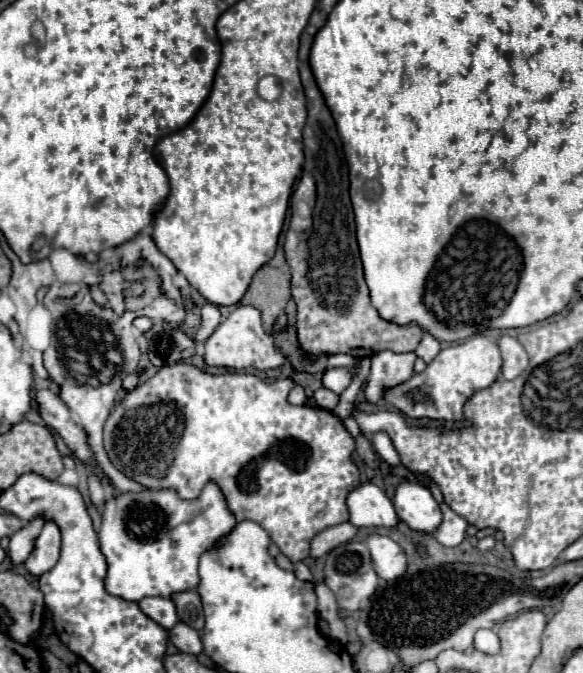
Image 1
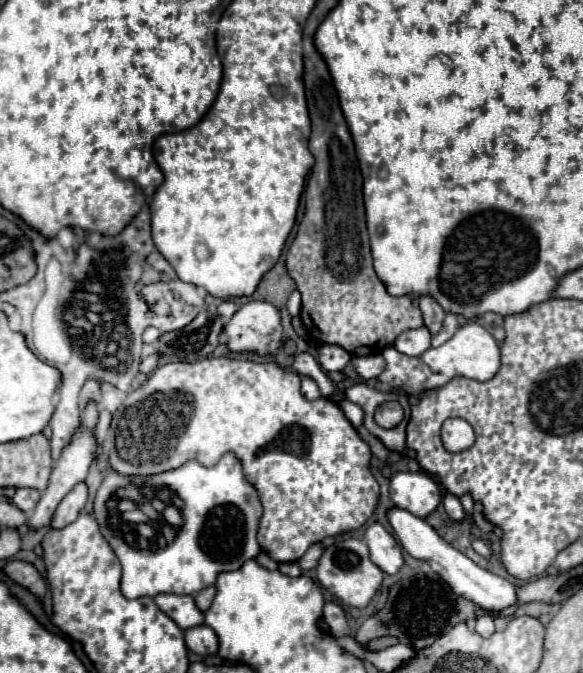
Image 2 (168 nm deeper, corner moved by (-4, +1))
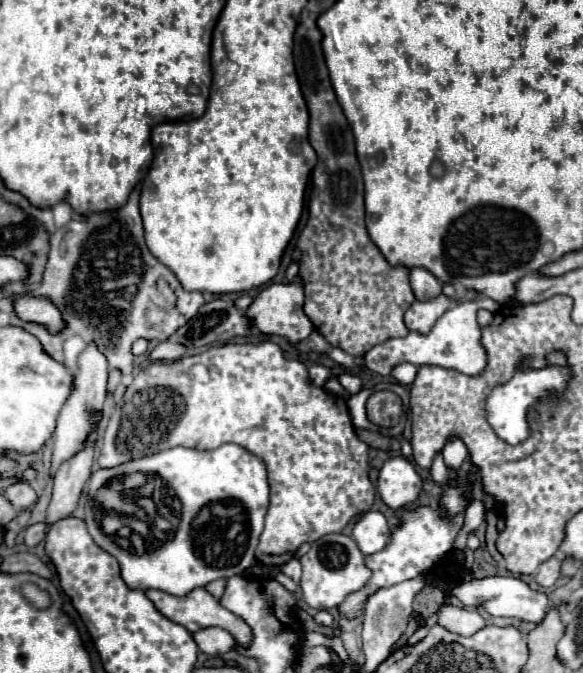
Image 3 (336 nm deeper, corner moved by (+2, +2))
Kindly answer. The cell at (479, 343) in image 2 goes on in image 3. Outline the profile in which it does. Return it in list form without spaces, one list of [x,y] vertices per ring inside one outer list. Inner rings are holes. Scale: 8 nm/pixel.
[[[487,297],[459,302],[459,304],[451,306],[435,322],[435,326],[429,330],[429,334],[409,332],[403,338],[391,338],[391,340],[375,346],[373,350],[369,350],[365,354],[365,366],[381,376],[387,376],[397,364],[403,364],[403,362],[411,362],[417,366],[435,364],[435,366],[459,370],[469,376],[477,376],[483,372],[483,368],[487,364],[487,354],[485,354],[485,348],[481,346],[481,328],[477,324],[475,316],[477,316],[477,310],[486,309],[495,313],[499,308],[501,306],[498,303]]]

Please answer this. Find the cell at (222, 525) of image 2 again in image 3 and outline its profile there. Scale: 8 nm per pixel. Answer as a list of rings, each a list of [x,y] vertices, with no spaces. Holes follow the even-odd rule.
[[[223,444],[209,452],[179,446],[155,452],[151,456],[143,456],[139,460],[131,460],[115,468],[93,472],[89,478],[89,502],[85,506],[85,522],[95,544],[117,558],[123,580],[127,582],[129,588],[135,590],[155,588],[173,596],[185,596],[193,588],[205,586],[217,578],[231,578],[255,564],[255,548],[263,532],[263,518],[267,514],[267,508],[269,508],[269,482],[267,482],[267,466],[261,458],[257,458],[239,444]],[[133,472],[143,474],[155,472],[165,480],[165,484],[173,490],[173,494],[181,502],[181,522],[173,534],[173,540],[169,544],[153,548],[149,544],[147,550],[141,554],[131,554],[129,550],[115,544],[115,540],[107,536],[97,524],[91,504],[95,492],[103,484],[107,484],[115,476]],[[227,498],[239,500],[247,508],[249,520],[231,520],[213,516],[209,504]]]

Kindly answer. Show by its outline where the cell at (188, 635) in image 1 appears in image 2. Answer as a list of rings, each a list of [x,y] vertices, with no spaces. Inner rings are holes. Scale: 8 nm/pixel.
[[[197,625],[185,631],[185,645],[189,651],[197,655],[213,655],[217,653],[217,637],[211,627]]]

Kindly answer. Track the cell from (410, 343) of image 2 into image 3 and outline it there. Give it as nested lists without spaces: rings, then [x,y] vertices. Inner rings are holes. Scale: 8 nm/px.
[[[445,294],[435,296],[435,300],[415,300],[411,304],[411,308],[405,312],[405,324],[409,330],[417,330],[427,334],[429,328],[435,324],[435,320],[449,310],[455,304],[455,300],[451,300]]]

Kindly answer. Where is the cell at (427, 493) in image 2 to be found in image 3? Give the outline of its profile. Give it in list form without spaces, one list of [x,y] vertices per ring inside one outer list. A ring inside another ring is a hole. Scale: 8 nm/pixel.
[[[405,456],[389,458],[381,470],[377,480],[377,492],[389,508],[405,508],[413,504],[423,488],[415,466]]]

